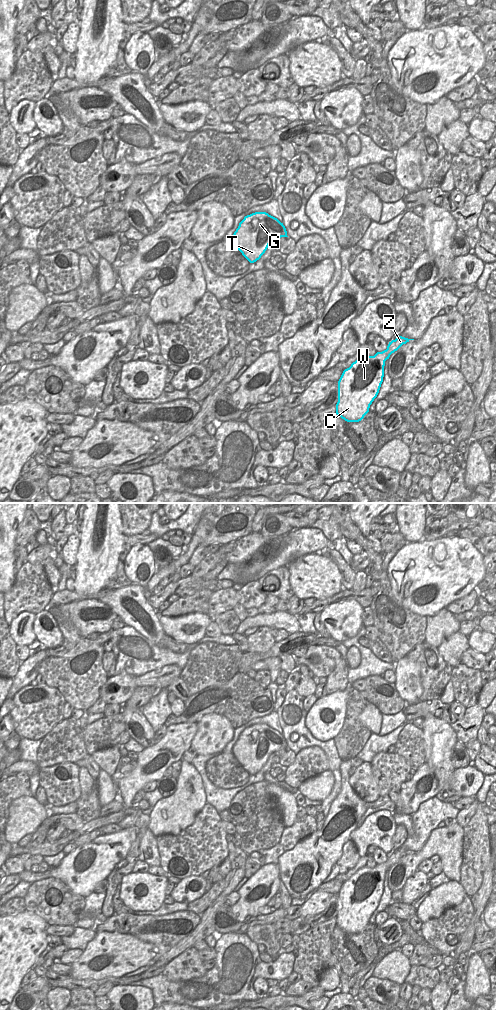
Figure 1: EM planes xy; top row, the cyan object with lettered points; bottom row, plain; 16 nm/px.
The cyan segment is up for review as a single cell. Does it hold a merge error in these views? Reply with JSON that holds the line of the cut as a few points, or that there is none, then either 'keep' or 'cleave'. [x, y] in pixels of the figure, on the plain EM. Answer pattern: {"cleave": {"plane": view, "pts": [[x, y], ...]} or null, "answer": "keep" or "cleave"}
{"cleave": null, "answer": "keep"}

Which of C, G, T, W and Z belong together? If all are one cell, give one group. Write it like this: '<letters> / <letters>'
C G T W Z

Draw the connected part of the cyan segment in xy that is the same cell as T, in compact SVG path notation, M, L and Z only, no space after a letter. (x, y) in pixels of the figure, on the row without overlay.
M255 724L245 728L239 735L232 753L242 767L254 775L272 753L281 749L288 749L283 735L266 724Z

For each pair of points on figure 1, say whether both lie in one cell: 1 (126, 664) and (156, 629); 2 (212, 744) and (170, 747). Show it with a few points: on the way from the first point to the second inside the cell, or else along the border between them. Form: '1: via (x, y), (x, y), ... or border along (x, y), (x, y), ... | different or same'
1: border along (127, 626), (132, 626), (160, 646) | different
2: border along (197, 723), (197, 731), (190, 745) | different

